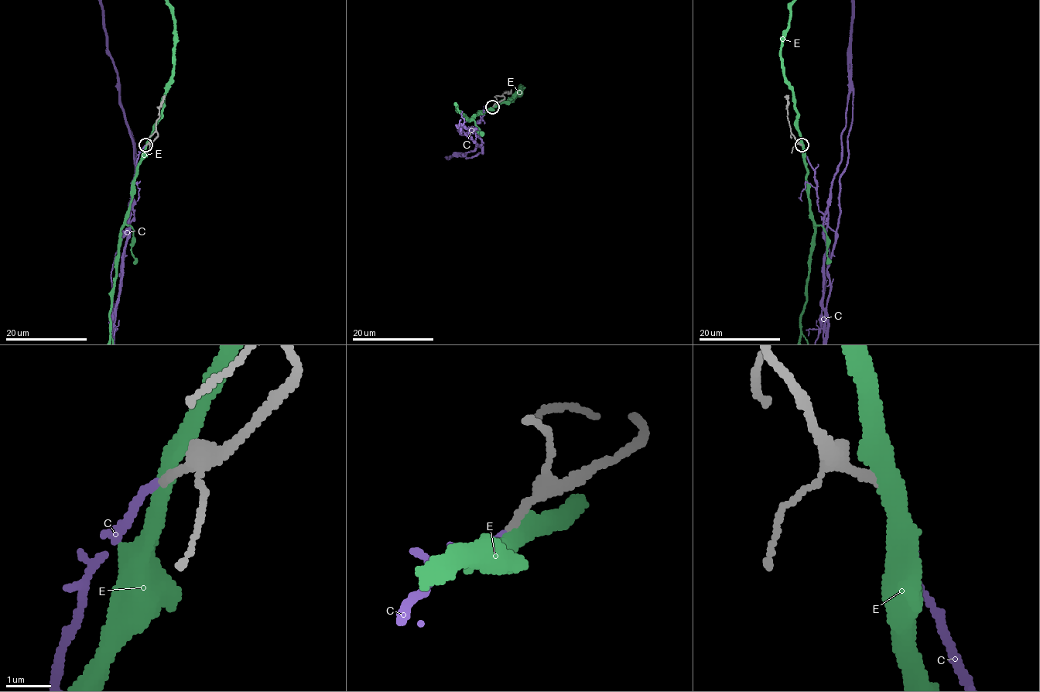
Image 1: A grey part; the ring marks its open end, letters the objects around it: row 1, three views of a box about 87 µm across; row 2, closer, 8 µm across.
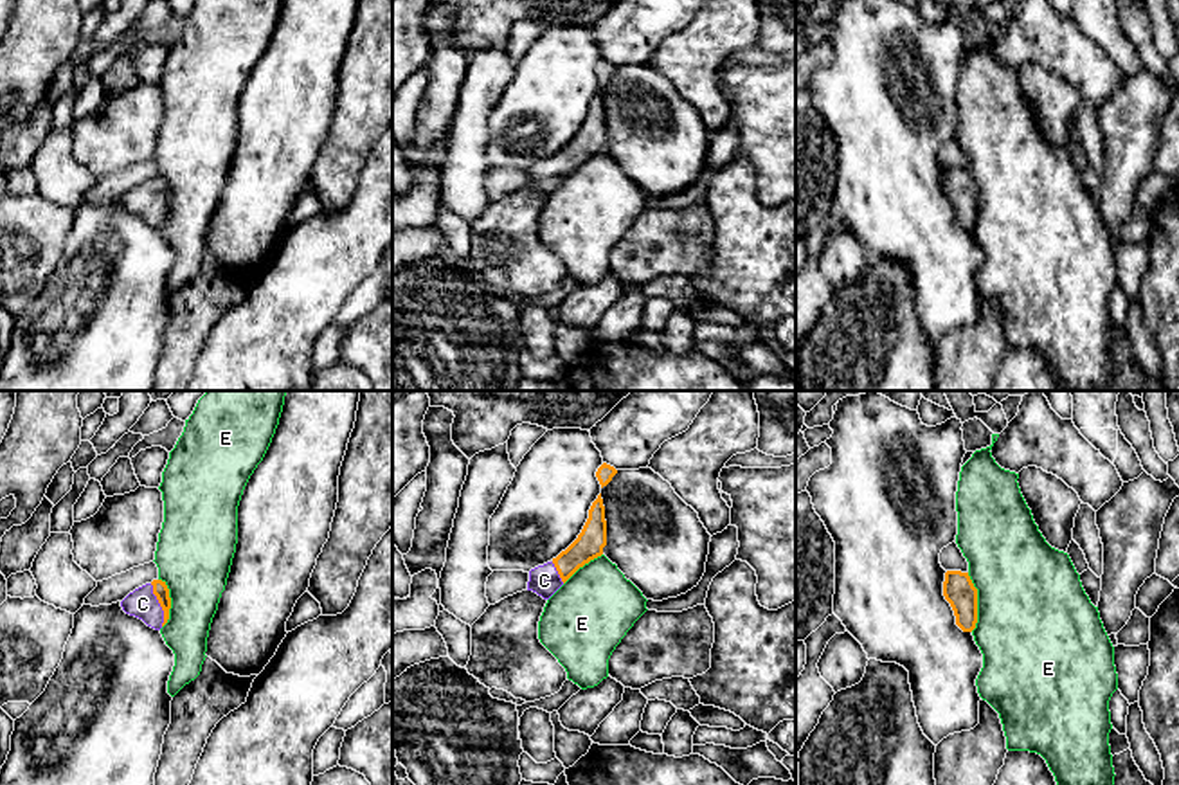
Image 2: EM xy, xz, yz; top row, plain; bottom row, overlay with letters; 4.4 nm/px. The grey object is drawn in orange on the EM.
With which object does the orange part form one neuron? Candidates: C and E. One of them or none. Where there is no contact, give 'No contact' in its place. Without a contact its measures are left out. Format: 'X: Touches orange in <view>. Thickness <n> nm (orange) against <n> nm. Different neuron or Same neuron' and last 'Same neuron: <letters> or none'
C: Touches orange in xy. Thickness 70 nm (orange) against 140 nm. Same neuron
E: Touches orange in yz. Thickness 140 nm (orange) against 480 nm. Different neuron
Same neuron: C

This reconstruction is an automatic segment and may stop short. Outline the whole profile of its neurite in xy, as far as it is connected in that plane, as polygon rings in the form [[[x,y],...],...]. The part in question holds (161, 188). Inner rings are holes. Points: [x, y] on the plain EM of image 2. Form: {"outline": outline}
{"outline": [[[153,176],[130,189],[121,203],[126,211],[142,216],[148,223],[160,227],[169,216],[171,194],[166,178]]]}

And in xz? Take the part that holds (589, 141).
{"outline": [[[599,90],[578,135],[556,155],[529,167],[527,187],[549,196],[580,164],[601,153],[605,142],[607,117]]]}

